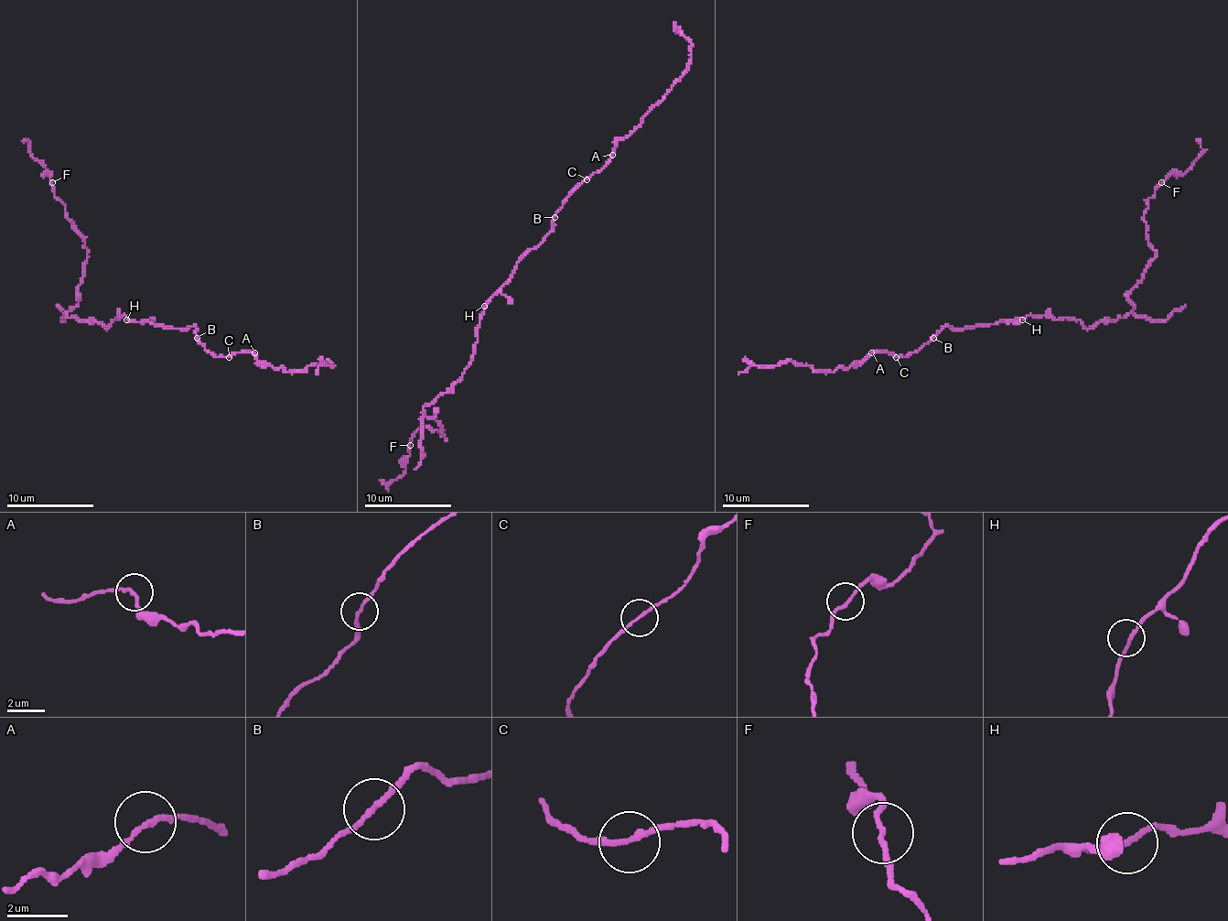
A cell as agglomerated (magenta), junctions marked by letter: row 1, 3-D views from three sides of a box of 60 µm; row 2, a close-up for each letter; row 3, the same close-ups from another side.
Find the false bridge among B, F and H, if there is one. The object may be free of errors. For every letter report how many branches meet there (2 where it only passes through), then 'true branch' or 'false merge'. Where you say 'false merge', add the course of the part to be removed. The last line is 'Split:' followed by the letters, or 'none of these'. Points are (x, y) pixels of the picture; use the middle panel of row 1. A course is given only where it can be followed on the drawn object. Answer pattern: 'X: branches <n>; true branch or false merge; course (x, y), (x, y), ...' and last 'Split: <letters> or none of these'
B: branches 2; true branch
F: branches 2; true branch
H: branches 2; true branch
Split: none of these

